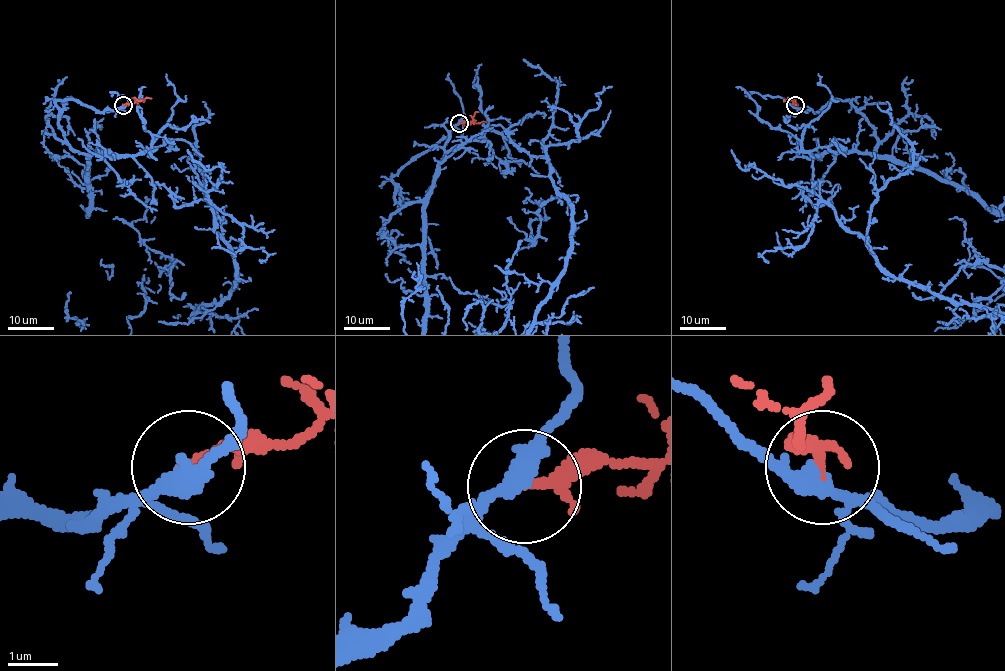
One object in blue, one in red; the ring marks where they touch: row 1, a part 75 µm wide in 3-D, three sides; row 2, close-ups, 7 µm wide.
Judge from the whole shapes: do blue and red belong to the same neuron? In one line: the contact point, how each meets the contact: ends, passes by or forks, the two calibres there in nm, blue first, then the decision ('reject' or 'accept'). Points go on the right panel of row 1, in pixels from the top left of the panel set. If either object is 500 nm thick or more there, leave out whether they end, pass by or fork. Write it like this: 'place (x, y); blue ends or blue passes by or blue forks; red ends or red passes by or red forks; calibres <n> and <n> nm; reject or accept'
place (795, 105); blue passes by; red passes by; calibres 360 and 150 nm; accept

